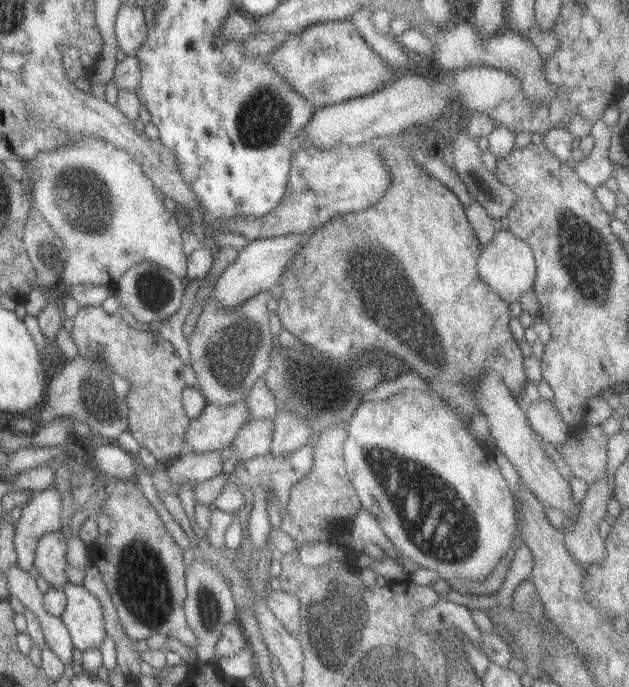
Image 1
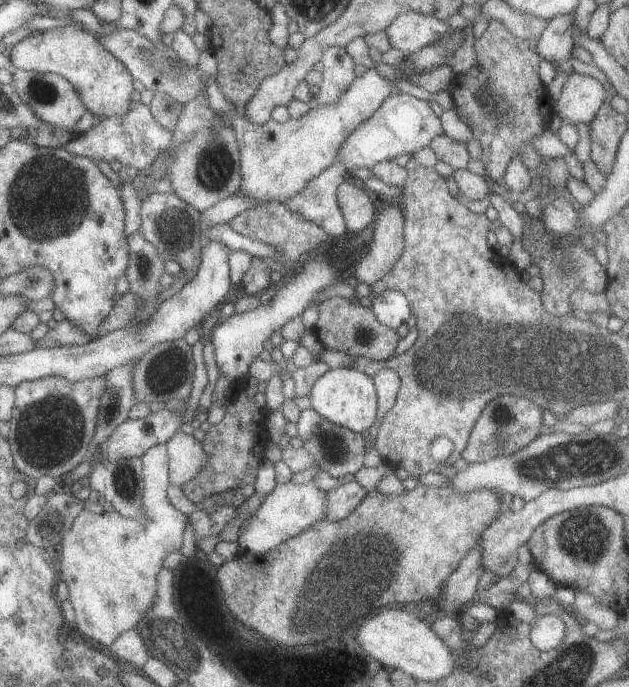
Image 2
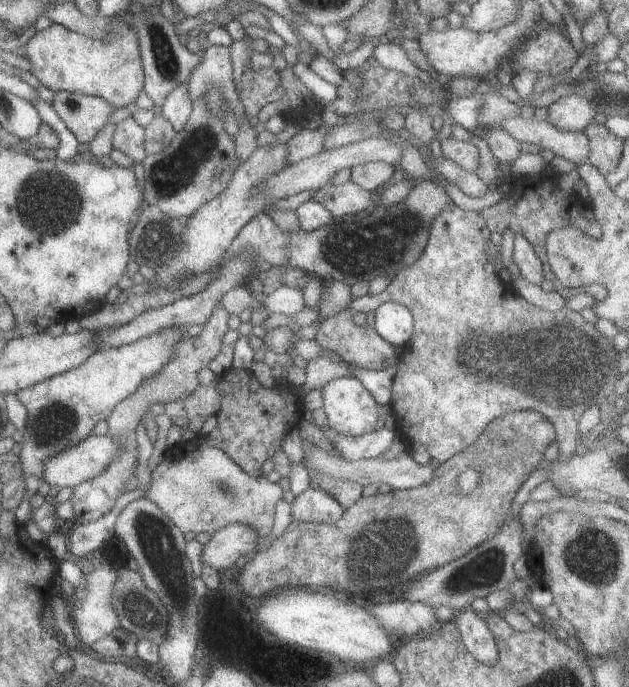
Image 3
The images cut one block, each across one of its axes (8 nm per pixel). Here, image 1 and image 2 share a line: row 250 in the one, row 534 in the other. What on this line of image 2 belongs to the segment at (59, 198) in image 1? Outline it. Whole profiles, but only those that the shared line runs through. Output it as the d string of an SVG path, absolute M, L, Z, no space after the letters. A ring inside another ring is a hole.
M164 443L152 446L140 456L142 464L142 512L133 518L117 514L113 509L101 514L90 513L86 509L75 516L67 534L63 536L57 548L53 550L58 560L57 579L63 580L68 588L67 600L71 602L74 612L73 626L91 638L93 645L109 646L114 638L122 632L137 626L139 618L151 610L156 599L156 574L161 569L165 556L179 550L182 545L182 534L186 529L188 517L177 511L166 498L168 484L168 458Z

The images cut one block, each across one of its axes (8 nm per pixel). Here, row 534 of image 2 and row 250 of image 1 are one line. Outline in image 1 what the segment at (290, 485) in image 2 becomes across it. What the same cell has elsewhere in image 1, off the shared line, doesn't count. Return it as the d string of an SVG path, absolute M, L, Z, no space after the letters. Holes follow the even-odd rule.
M287 234L247 241L247 244L237 251L233 262L216 278L212 292L217 305L225 311L231 311L231 309L243 305L251 297L260 294L262 291L269 291L279 282L281 272L287 268L291 255L297 250L305 237L308 237L308 234Z

